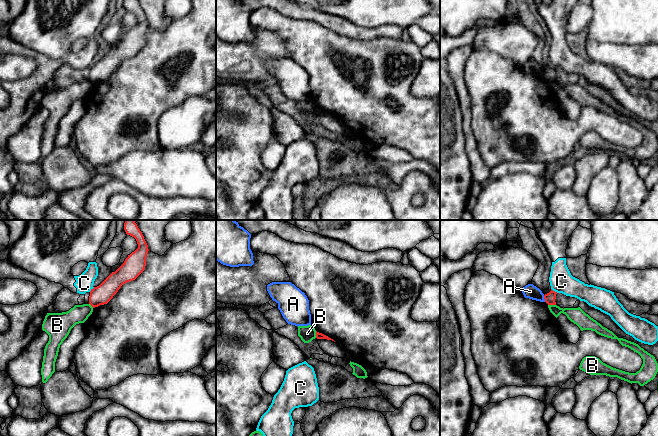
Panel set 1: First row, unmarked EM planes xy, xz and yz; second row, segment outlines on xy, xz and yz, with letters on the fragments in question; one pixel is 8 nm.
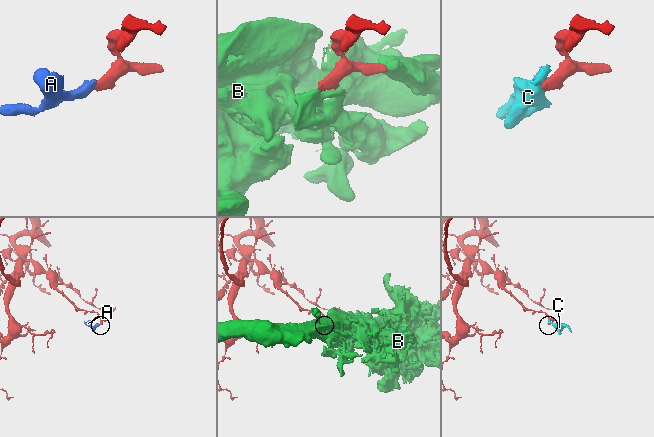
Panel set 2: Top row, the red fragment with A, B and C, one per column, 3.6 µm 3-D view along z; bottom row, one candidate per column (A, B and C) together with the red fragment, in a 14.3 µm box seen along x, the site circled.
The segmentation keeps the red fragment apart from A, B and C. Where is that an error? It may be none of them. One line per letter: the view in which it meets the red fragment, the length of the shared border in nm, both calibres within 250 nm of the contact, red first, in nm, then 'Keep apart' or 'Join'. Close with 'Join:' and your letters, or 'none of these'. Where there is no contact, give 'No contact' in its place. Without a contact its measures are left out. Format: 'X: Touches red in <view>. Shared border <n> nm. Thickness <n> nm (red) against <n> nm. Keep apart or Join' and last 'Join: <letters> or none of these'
A: Touches red in yz. Shared border 60 nm. Thickness 90 nm (red) against 120 nm. Keep apart
B: Touches red in yz. Shared border 60 nm. Thickness 90 nm (red) against 130 nm. Keep apart
C: Touches red in yz. Shared border 70 nm. Thickness 90 nm (red) against 190 nm. Keep apart
Join: none of these

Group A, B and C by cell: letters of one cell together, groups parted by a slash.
A C / B

